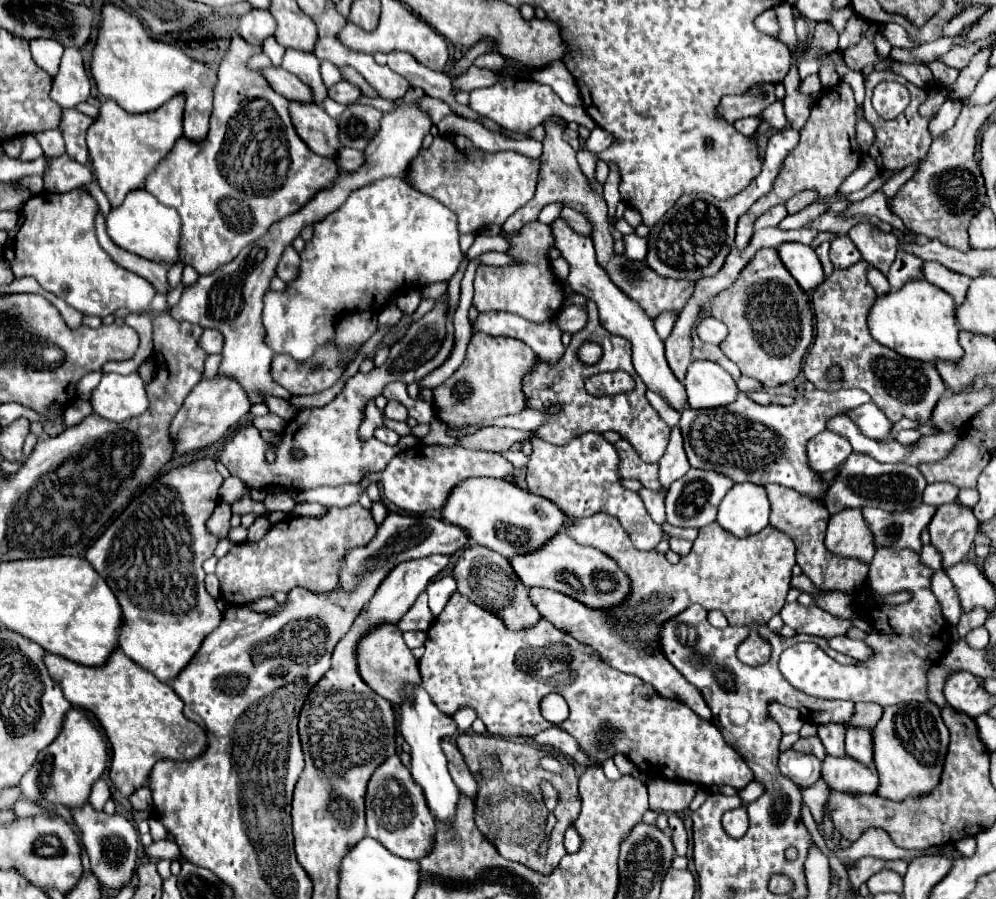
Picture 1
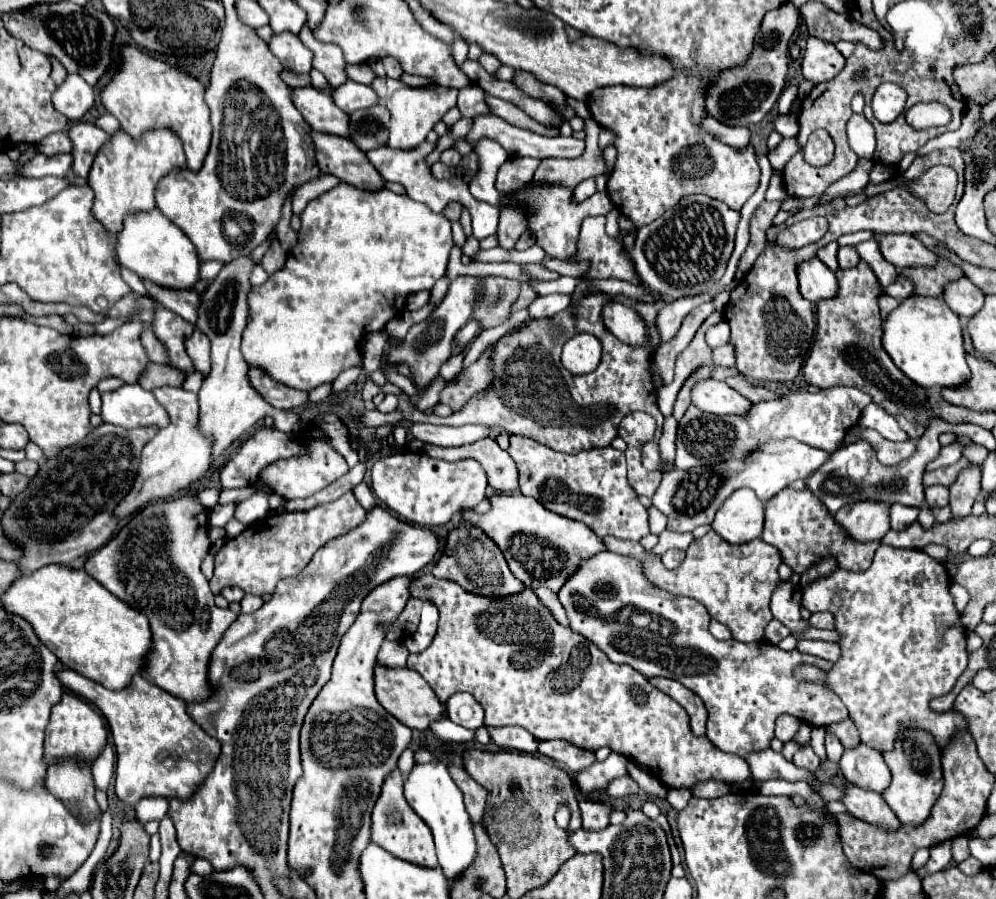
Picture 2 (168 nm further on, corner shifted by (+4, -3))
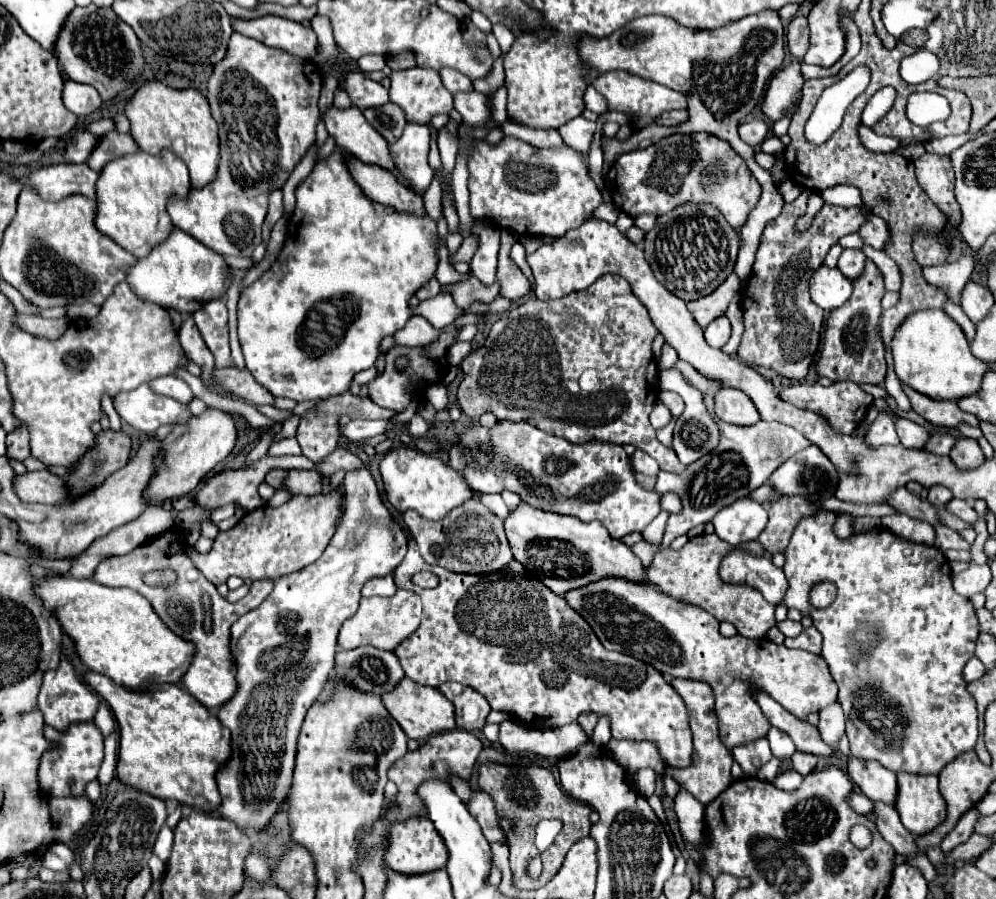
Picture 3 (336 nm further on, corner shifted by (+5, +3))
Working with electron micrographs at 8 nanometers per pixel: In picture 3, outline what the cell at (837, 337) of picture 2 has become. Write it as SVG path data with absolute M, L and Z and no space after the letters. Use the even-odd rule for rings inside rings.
M866 259L862 275L852 279L852 285L854 291L850 299L842 307L832 309L826 319L824 343L820 349L820 357L816 361L816 373L832 381L882 385L886 379L886 361L884 361L884 345L876 331L876 325L882 315L880 299L886 291L882 285L882 275L878 273L878 267L870 259Z

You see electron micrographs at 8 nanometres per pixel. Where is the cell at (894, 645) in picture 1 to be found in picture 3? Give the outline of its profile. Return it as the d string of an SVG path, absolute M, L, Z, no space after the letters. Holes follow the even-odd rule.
M824 511L824 513L818 513L814 517L808 517L808 519L802 519L798 525L796 525L796 531L790 539L790 545L786 549L786 565L784 565L784 573L788 577L788 583L790 583L790 593L786 593L786 607L796 607L802 611L802 615L810 615L814 617L814 627L818 631L822 631L822 637L824 637L824 659L830 667L830 673L834 677L834 681L838 683L838 703L842 705L844 713L846 713L846 735L850 739L850 751L854 757L858 759L876 759L880 761L886 769L890 771L910 771L910 773L940 773L944 765L948 765L958 753L962 751L970 751L974 749L976 745L976 739L978 739L978 713L976 713L976 703L974 699L970 697L970 693L966 691L966 681L962 679L962 669L964 665L968 663L968 659L974 655L974 643L978 639L978 619L976 619L976 613L974 613L974 607L970 603L970 599L958 595L952 587L952 571L950 571L950 565L948 565L948 559L944 557L944 553L936 547L928 547L928 545L920 545L920 543L912 543L912 541L906 541L902 537L894 537L888 529L884 527L878 527L878 529L872 529L868 533L862 533L862 535L852 535L844 541L836 539L834 537L834 531L832 531L832 525L834 525L834 519L838 515L834 511ZM822 581L832 581L836 583L838 587L838 597L836 601L826 607L826 609L818 609L810 603L810 591L814 585L822 583ZM856 631L864 633L862 639L856 639ZM900 725L904 725L902 729L898 729Z

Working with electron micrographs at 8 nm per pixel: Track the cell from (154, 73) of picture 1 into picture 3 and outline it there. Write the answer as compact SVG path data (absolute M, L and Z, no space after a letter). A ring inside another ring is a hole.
M162 81L144 83L126 103L124 113L130 121L130 135L146 153L160 153L162 147L172 149L190 171L192 187L208 185L218 167L218 125L212 119L210 105L198 89L174 89Z

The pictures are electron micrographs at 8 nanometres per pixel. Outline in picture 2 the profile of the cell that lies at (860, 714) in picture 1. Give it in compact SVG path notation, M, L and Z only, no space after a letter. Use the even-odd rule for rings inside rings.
M845 719L843 723L829 725L829 727L827 727L827 731L829 731L829 733L835 733L835 735L839 735L839 741L843 743L843 747L845 747L845 749L857 747L857 743L859 743L857 727L853 727L853 721L851 721L851 719Z

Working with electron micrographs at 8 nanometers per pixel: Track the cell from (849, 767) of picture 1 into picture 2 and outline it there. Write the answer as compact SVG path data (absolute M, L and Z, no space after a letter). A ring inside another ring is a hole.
M851 783L845 789L843 805L847 807L847 811L853 817L859 817L859 819L863 819L863 821L867 821L879 829L895 831L901 825L897 815L887 807L887 803L883 801L883 797L879 793L853 787Z

